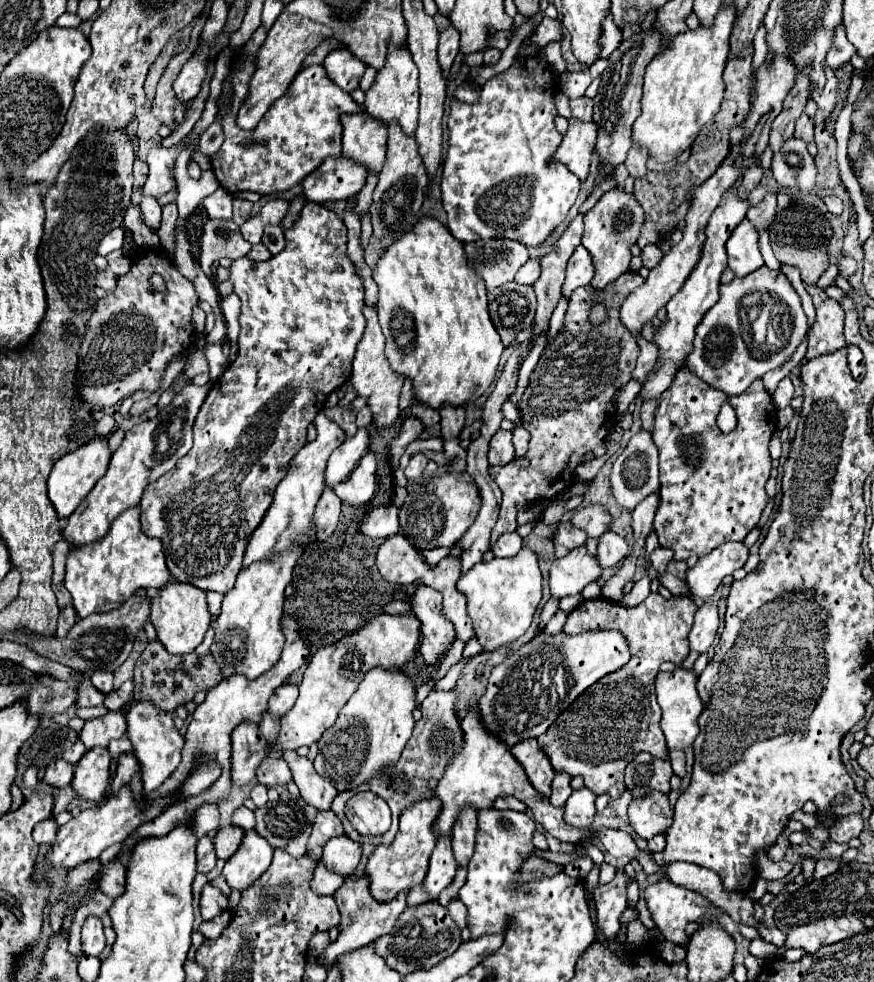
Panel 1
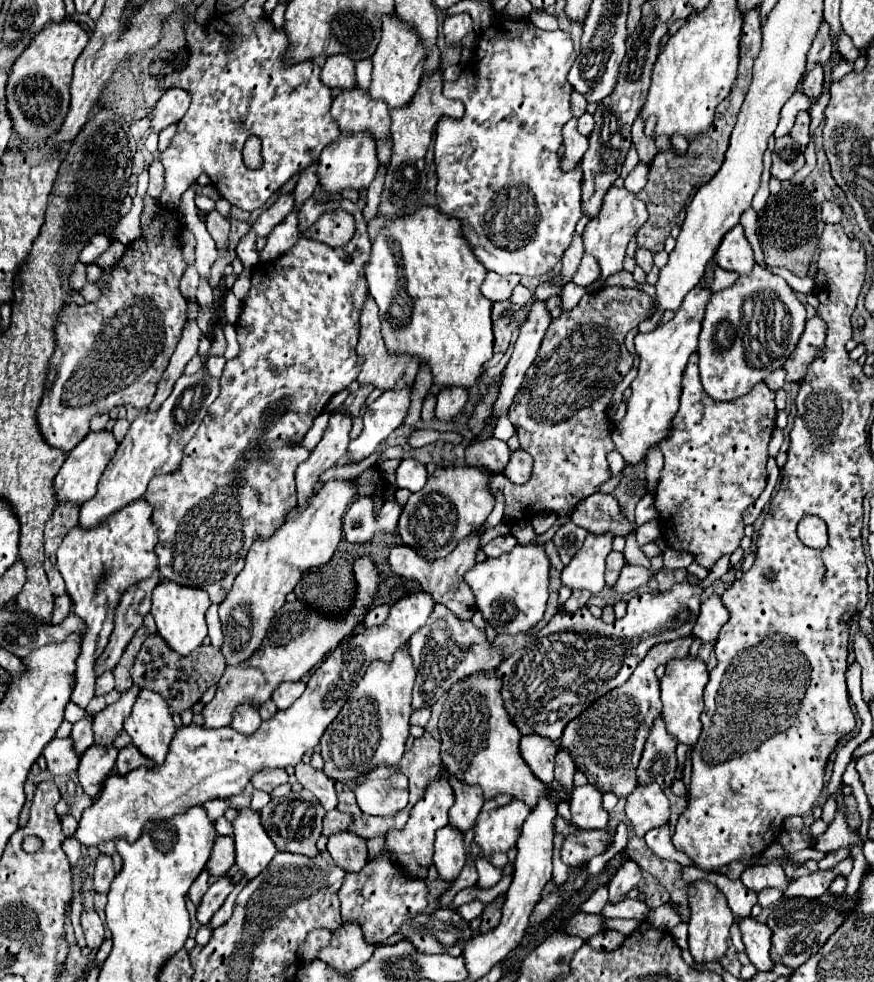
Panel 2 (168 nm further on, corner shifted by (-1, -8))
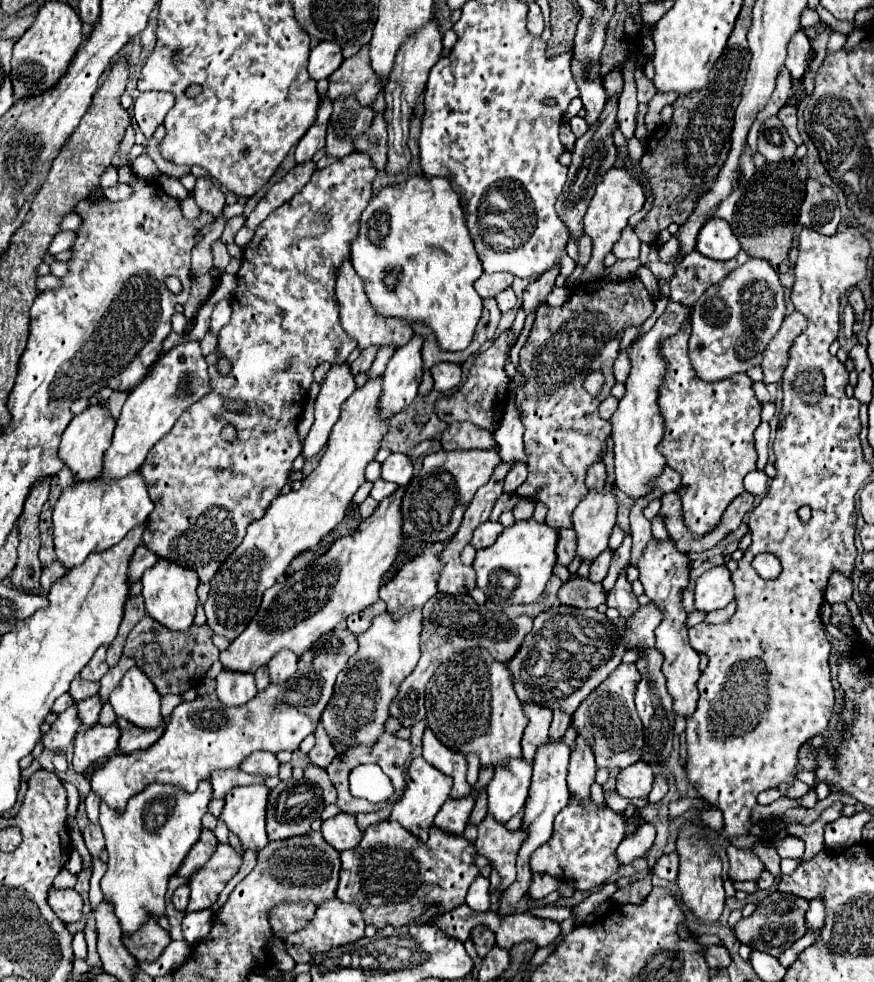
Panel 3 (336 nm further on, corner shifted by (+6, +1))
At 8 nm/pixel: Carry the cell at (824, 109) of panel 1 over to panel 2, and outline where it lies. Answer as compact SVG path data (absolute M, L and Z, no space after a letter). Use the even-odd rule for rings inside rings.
M815 67L803 81L803 93L811 99L811 105L817 103L817 99L823 93L823 67Z

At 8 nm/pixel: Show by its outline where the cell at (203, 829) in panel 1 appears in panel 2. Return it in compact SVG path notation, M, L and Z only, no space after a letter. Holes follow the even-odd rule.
M209 801L207 805L203 805L203 809L207 811L211 821L217 821L219 817L223 817L223 813L227 809L227 801Z

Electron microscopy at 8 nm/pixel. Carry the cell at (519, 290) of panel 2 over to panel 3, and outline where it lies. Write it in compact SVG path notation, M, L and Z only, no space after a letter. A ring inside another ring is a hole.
M506 288L504 292L500 292L500 294L496 296L496 302L498 302L498 308L500 308L502 312L512 310L512 308L516 306L516 294L514 294L514 290L512 290L512 288Z

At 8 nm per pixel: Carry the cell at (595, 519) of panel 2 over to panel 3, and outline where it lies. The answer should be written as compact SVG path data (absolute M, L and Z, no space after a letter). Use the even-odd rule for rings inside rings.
M594 462L588 468L588 474L586 474L586 486L588 488L602 488L604 480L606 480L606 468L604 468L604 464L602 462Z

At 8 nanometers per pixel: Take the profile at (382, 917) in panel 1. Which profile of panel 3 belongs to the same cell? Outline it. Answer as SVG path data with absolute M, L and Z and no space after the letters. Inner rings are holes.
M380 820L364 832L356 848L342 852L342 870L336 896L342 902L356 902L366 924L378 930L388 924L406 926L434 904L438 904L438 914L450 912L452 908L464 904L468 886L480 874L474 864L474 856L474 844L462 834L456 836L432 826L430 838L420 842L396 820ZM368 886L376 886L376 902L388 902L388 910L374 908L370 904Z

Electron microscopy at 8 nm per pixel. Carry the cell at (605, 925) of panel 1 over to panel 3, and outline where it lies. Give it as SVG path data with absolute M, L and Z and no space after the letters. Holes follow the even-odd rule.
M644 822L642 826L638 826L638 830L628 834L618 846L620 864L632 864L636 858L648 852L650 846L654 844L654 838L656 838L656 828L650 822Z

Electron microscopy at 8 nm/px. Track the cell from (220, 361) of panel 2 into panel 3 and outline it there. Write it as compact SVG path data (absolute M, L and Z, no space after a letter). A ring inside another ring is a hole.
M208 330L208 334L200 340L200 346L202 346L204 356L208 356L210 352L214 352L214 350L218 348L218 336L216 336L214 332L210 332L210 330Z

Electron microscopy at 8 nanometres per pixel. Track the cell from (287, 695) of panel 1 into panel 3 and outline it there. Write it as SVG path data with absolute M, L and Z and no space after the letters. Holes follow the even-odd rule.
M280 650L270 662L270 682L286 682L288 678L292 678L296 674L296 660L298 656L292 650Z

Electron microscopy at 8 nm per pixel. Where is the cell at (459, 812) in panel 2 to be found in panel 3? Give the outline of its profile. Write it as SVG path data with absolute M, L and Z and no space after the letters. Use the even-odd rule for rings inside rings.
M430 728L424 730L424 738L422 738L422 756L440 772L448 774L454 778L454 786L452 786L452 798L462 798L466 794L470 794L470 784L466 782L466 758L458 752L452 752L450 748L446 748L434 734Z

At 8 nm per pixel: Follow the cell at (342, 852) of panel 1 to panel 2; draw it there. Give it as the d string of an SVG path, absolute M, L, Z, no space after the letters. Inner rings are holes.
M347 831L329 837L327 851L331 853L333 861L347 873L359 873L359 869L363 869L367 863L365 841Z

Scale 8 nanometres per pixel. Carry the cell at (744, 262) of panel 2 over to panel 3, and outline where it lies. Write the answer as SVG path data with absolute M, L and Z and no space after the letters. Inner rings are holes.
M710 218L698 232L696 250L712 260L730 260L740 252L740 244L726 220Z

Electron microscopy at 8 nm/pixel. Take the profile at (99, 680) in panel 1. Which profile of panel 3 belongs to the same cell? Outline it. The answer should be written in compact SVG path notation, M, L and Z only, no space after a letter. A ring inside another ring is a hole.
M100 646L100 648L96 650L96 654L92 656L92 660L82 668L80 678L98 682L98 680L104 676L104 672L108 672L108 664L106 664L106 648Z

